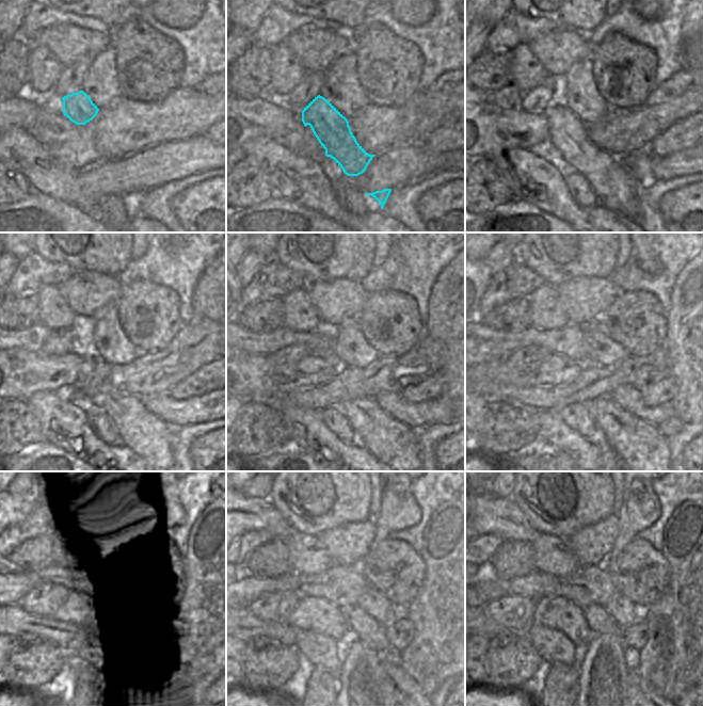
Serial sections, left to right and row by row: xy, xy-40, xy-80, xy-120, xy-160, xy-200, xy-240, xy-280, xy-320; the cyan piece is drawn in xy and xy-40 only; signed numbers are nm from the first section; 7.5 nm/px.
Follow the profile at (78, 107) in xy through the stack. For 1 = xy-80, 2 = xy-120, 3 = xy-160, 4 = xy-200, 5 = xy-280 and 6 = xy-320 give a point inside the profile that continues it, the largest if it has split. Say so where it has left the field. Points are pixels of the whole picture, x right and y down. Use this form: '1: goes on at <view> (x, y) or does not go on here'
1: goes on at xy-80 (617, 189)
2: goes on at xy-120 (145, 434)
3: goes on at xy-160 (392, 442)
4: goes on at xy-200 (639, 445)
5: goes on at xy-280 (399, 688)
6: goes on at xy-320 (637, 688)

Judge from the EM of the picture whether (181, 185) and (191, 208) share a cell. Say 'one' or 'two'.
two

